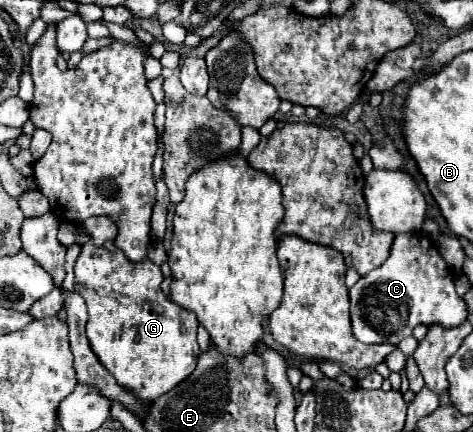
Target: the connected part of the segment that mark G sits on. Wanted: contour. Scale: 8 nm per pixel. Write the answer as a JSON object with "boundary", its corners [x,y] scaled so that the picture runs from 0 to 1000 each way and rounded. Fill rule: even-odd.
{"boundary":[[[190,558],[178,563],[169,595],[156,613],[161,655],[156,669],[182,692],[186,706],[186,752],[182,775],[195,813],[211,831],[211,840],[241,868],[245,887],[275,910],[283,910],[300,928],[326,928],[338,914],[355,910],[381,882],[389,882],[414,854],[423,803],[414,789],[419,738],[402,715],[389,715],[359,697],[342,669],[342,627],[321,604],[296,604],[296,613],[271,604],[262,586],[228,558],[228,567],[203,572]]]}

